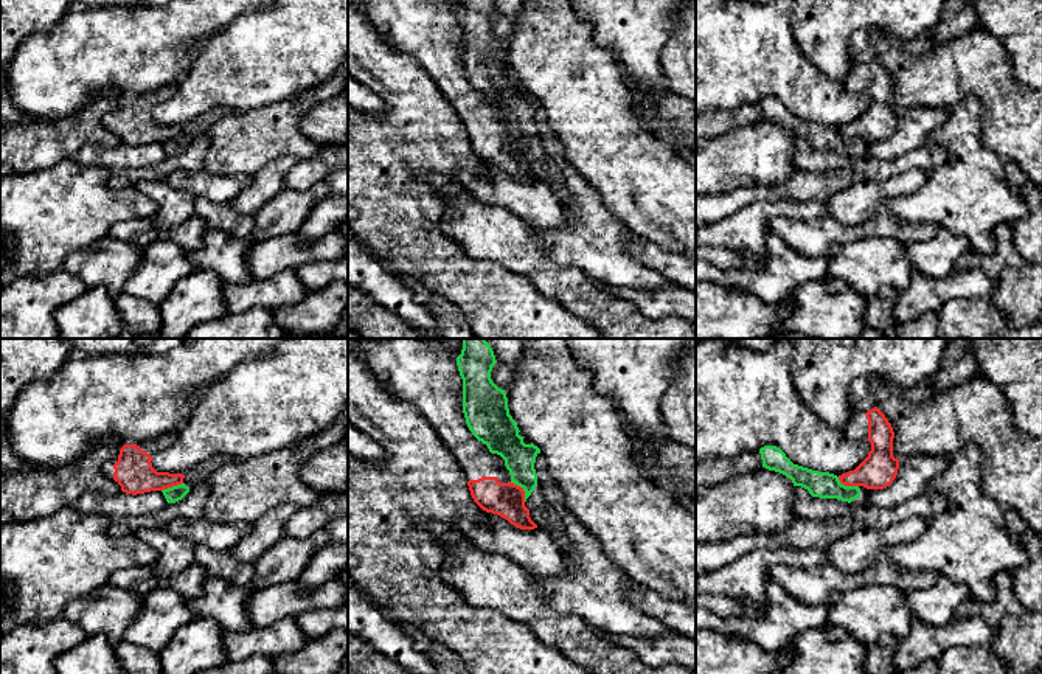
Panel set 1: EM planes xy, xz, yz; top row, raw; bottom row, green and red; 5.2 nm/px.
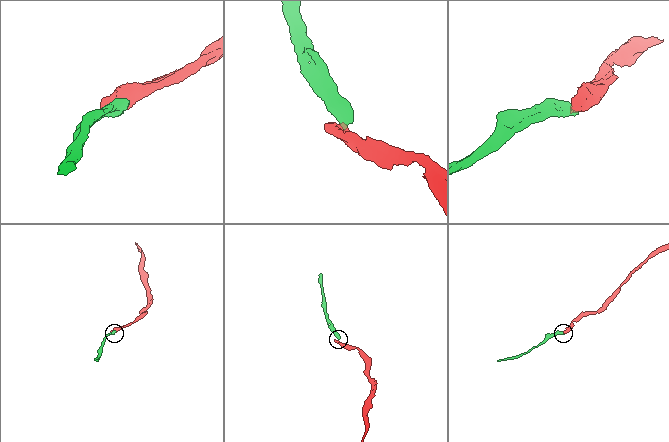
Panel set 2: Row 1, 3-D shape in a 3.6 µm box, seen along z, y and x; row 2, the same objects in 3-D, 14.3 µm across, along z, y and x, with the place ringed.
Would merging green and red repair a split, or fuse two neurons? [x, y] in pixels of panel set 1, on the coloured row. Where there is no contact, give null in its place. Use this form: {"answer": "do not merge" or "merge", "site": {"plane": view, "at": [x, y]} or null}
{"answer": "do not merge", "site": {"plane": "xz", "at": [524, 489]}}

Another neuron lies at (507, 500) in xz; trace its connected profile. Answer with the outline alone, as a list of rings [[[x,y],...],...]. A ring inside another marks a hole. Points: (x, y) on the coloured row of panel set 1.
[[[376,339],[363,343],[362,353],[380,384],[413,405],[455,455],[474,502],[520,530],[537,528],[505,460],[491,453],[466,424],[457,357],[424,339]]]

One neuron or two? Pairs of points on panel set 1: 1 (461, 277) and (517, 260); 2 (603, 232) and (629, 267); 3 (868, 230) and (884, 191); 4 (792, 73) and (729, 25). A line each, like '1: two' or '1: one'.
1: two
2: one
3: two
4: one

